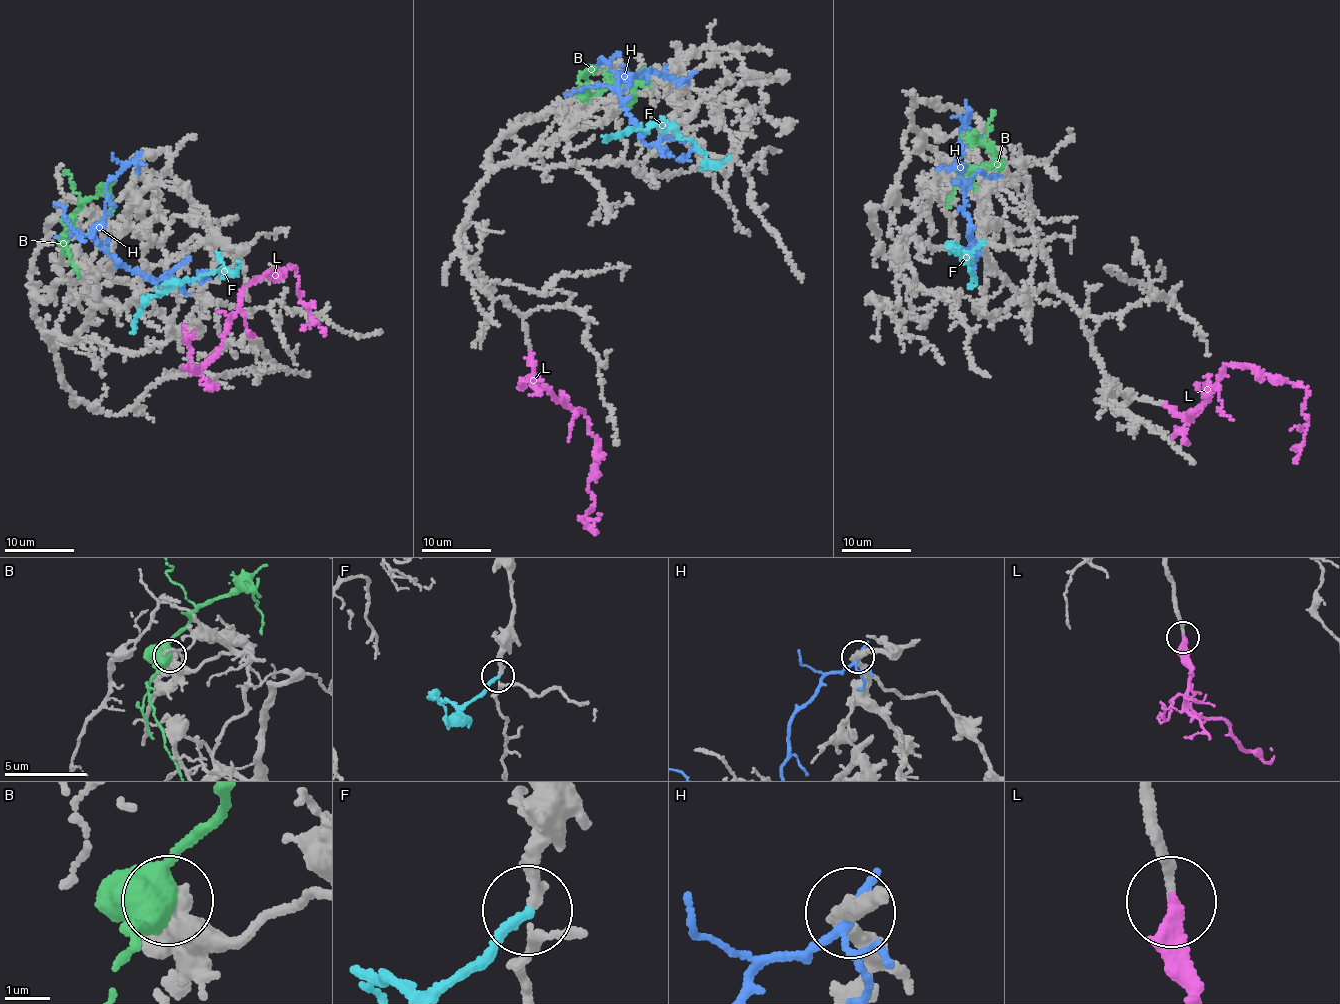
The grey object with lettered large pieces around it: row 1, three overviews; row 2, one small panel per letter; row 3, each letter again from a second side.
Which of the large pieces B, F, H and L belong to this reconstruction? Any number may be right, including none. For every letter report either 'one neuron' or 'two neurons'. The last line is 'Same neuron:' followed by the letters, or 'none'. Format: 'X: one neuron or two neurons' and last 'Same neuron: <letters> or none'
B: two neurons
F: two neurons
H: two neurons
L: one neuron
Same neuron: L

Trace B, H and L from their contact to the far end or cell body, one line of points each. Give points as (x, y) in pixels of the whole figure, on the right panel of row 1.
B: (1000, 166), (998, 156), (981, 142), (995, 156), (990, 168)
H: (967, 113), (959, 162), (966, 196), (963, 209), (973, 244), (980, 248), (975, 250), (976, 259), (961, 247)
L: (1165, 405), (1187, 417), (1205, 401), (1225, 365), (1232, 364), (1303, 385), (1307, 420), (1295, 464)

